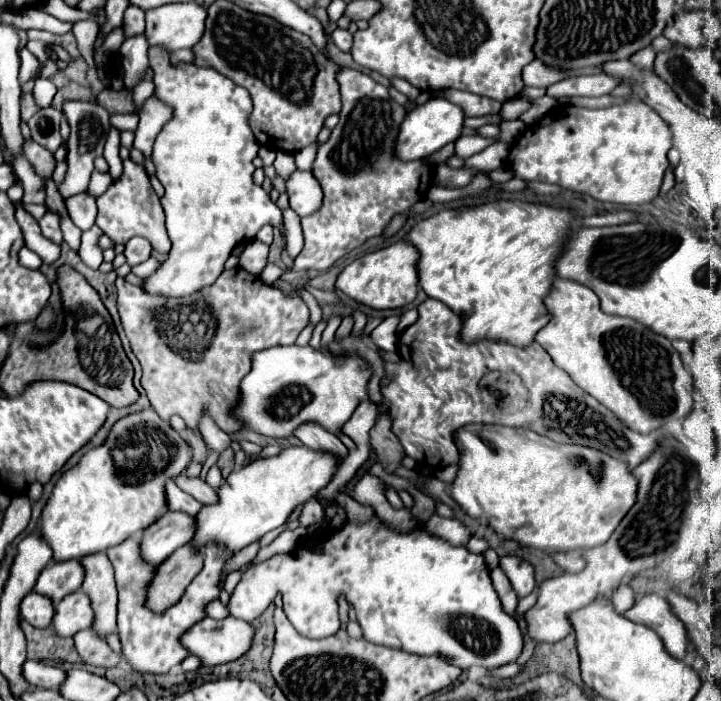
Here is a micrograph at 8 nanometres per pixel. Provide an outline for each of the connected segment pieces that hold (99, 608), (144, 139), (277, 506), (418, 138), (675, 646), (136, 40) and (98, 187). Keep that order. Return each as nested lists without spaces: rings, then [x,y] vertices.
[[[105,552],[85,556],[85,582],[81,590],[89,596],[91,608],[95,612],[91,630],[97,636],[107,638],[109,634],[117,632],[117,588],[113,578],[113,566]]]
[[[151,96],[151,98],[145,100],[143,108],[139,110],[139,116],[141,116],[141,120],[139,120],[139,126],[135,130],[133,148],[141,150],[145,154],[145,170],[149,174],[155,174],[155,166],[149,160],[149,156],[151,156],[151,148],[153,148],[155,136],[159,134],[163,124],[171,118],[171,108]]]
[[[299,446],[287,448],[273,458],[255,460],[241,470],[231,472],[217,490],[219,500],[211,506],[203,506],[195,516],[195,534],[189,542],[191,548],[195,552],[203,552],[205,546],[213,542],[235,554],[251,542],[259,542],[267,532],[285,524],[295,506],[313,498],[331,480],[335,470],[335,456]]]
[[[431,98],[429,102],[411,110],[403,120],[397,136],[397,152],[399,152],[397,156],[401,156],[401,160],[419,160],[431,156],[433,152],[441,150],[443,146],[455,142],[461,136],[463,122],[465,112],[461,106],[449,102],[447,98]]]
[[[645,594],[633,608],[625,612],[625,618],[631,622],[649,626],[659,634],[665,644],[665,650],[673,656],[683,660],[689,654],[691,640],[683,622],[673,614],[667,598],[663,594]]]
[[[145,34],[129,36],[123,42],[123,46],[119,48],[121,66],[125,70],[125,78],[123,80],[125,80],[127,88],[133,88],[141,80],[145,68],[149,66],[149,62],[147,62],[147,48],[149,48],[149,44],[147,44]]]
[[[93,170],[91,174],[91,186],[89,186],[89,192],[93,192],[93,196],[101,196],[109,184],[113,182],[113,178],[109,176],[109,172],[99,172],[99,170]]]

